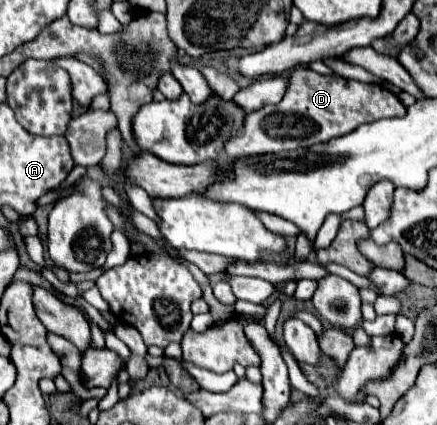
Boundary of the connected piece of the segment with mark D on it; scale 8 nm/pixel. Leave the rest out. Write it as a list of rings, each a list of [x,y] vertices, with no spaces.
[[[306,67],[294,69],[288,79],[290,87],[284,99],[276,105],[266,105],[260,111],[248,113],[244,131],[238,137],[226,141],[224,151],[230,159],[310,147],[334,137],[342,137],[364,123],[386,117],[402,117],[402,109],[406,109],[400,99],[384,85],[346,81],[340,75],[320,75]]]

